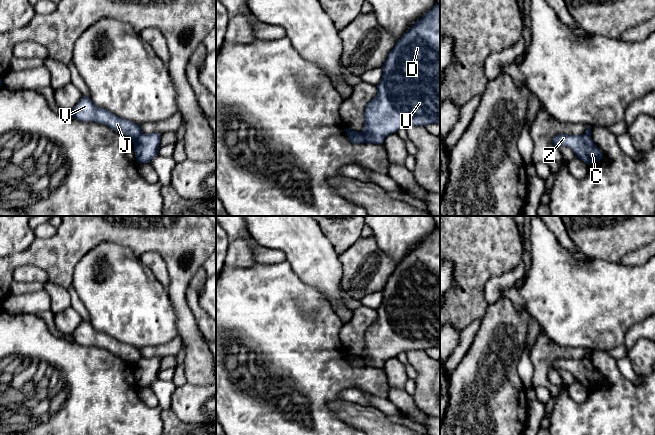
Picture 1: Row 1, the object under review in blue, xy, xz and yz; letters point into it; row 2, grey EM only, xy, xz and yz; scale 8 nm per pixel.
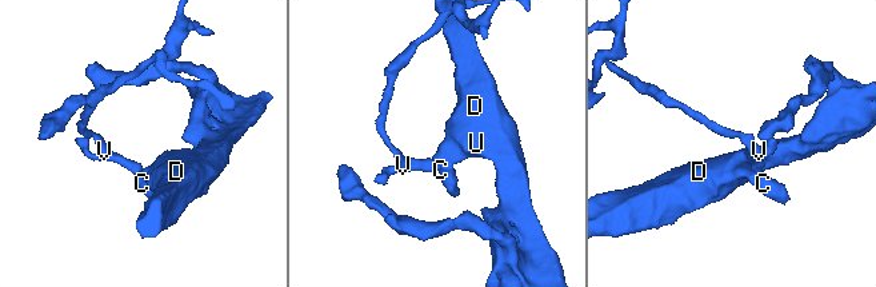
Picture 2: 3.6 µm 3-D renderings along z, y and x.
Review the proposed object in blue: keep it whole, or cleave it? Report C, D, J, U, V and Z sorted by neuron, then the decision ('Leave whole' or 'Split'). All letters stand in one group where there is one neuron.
Groups: C D U Z / J V. Split

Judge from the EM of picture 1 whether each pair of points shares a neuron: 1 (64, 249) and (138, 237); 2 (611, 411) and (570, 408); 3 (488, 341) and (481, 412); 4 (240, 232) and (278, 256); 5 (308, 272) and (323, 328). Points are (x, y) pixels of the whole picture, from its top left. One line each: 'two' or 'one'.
1: one
2: one
3: one
4: one
5: two

